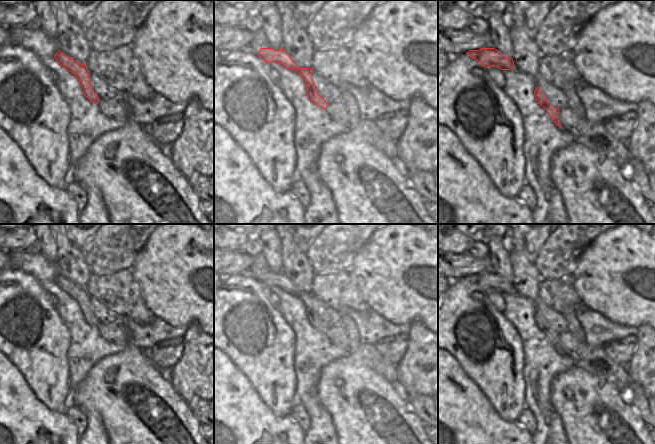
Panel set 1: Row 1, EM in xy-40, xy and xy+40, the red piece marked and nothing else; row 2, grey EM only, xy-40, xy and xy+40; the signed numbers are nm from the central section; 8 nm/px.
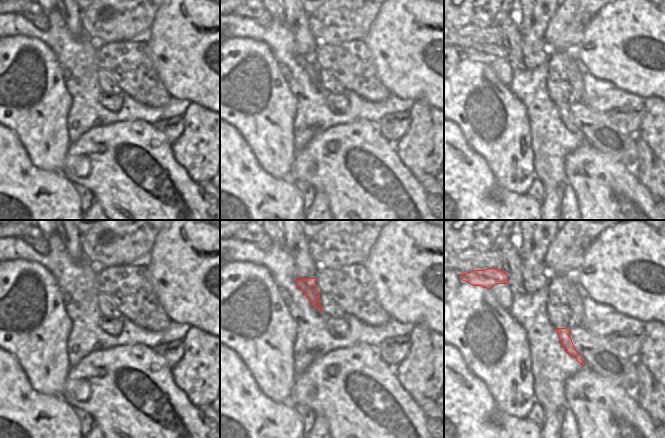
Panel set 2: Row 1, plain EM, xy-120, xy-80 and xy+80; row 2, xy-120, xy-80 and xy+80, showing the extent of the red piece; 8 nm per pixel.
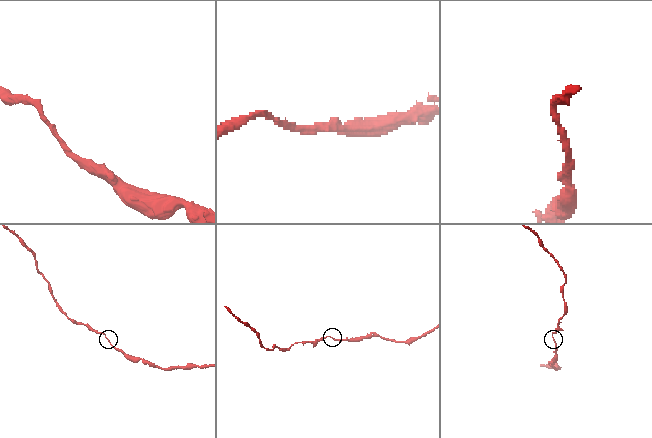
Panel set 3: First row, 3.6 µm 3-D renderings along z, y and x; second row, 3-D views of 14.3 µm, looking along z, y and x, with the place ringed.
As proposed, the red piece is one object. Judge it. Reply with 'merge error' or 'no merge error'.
no merge error

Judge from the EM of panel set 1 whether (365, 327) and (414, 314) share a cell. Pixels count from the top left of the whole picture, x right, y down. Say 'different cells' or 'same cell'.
different cells

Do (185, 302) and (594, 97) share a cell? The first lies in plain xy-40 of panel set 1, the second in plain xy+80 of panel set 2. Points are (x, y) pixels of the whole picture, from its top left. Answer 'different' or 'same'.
different

